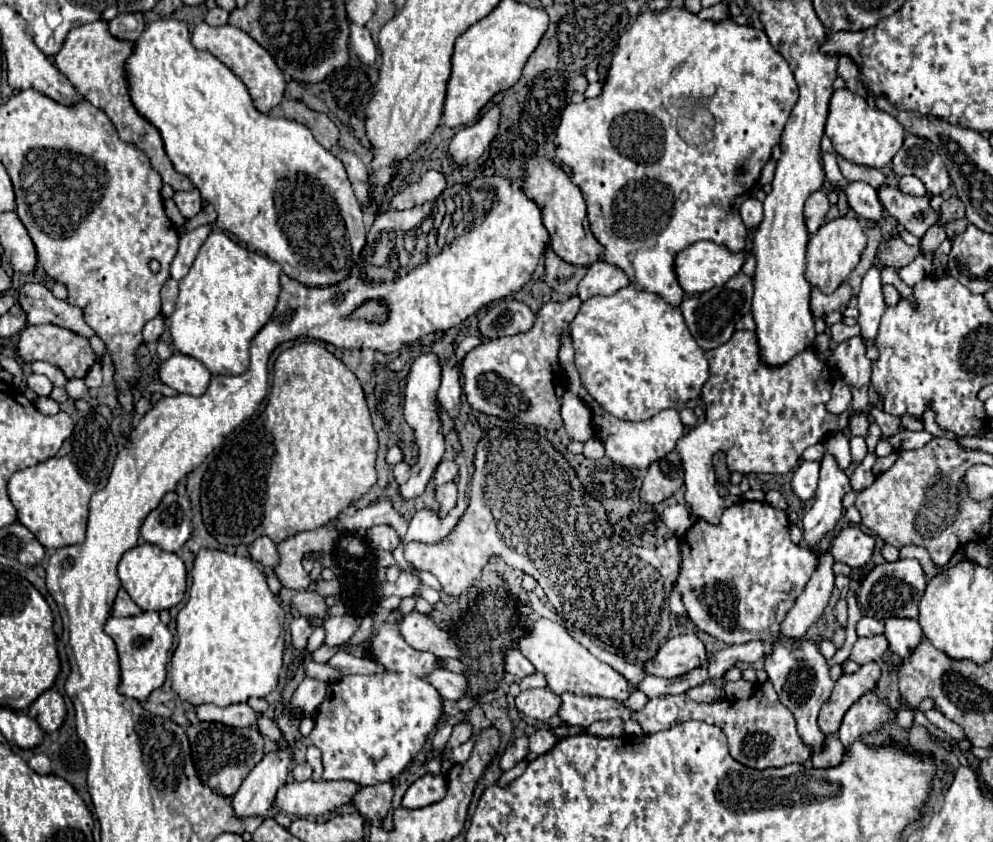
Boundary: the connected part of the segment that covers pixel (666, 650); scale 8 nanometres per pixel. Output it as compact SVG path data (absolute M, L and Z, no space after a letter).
M685 634L667 640L657 652L657 656L645 662L645 672L663 678L677 678L705 664L707 664L705 644L695 634Z

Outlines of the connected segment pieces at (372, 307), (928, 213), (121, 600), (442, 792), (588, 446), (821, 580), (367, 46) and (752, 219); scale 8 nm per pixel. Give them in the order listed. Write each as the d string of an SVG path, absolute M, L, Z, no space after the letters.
M365 302L359 310L353 312L353 318L365 318L365 320L385 320L387 306L383 302Z
M883 184L883 188L879 188L877 192L885 212L893 216L899 224L903 224L905 230L913 236L921 238L937 222L937 212L931 210L927 196L913 198L889 184Z
M121 588L117 592L117 598L115 598L115 604L113 604L113 610L111 610L111 616L119 618L119 616L137 616L141 614L139 606L129 598L129 594Z
M425 774L409 786L409 790L405 792L401 804L405 808L423 808L423 806L435 804L446 795L446 784L447 780L443 775Z
M589 438L589 440L585 442L585 450L583 450L583 454L585 454L587 458L603 458L603 456L605 456L603 442L601 442L599 438Z
M823 552L821 562L815 568L809 584L805 586L793 610L787 614L785 622L781 624L781 634L801 638L823 616L829 604L829 598L833 592L833 580L835 580L831 566L833 566L833 556L829 552Z
M349 22L349 48L361 58L363 64L375 64L375 58L377 58L377 48L371 40L371 34L369 30L363 30L361 26Z
M747 198L741 208L739 208L739 214L743 218L743 224L747 228L753 228L757 226L761 220L763 220L763 202L759 202L757 198Z

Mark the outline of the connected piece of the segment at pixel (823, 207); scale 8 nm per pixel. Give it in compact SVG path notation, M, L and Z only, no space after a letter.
M817 190L807 198L807 202L805 202L805 224L807 224L807 230L811 234L815 234L821 228L821 224L825 222L827 210L829 210L829 200L827 200L827 194L823 190Z

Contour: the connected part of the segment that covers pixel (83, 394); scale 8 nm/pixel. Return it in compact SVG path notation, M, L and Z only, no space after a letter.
M73 378L73 380L69 380L67 382L67 394L69 394L69 398L73 398L73 400L89 400L91 396L89 396L89 388L85 386L85 382L83 380L77 380L77 378Z

